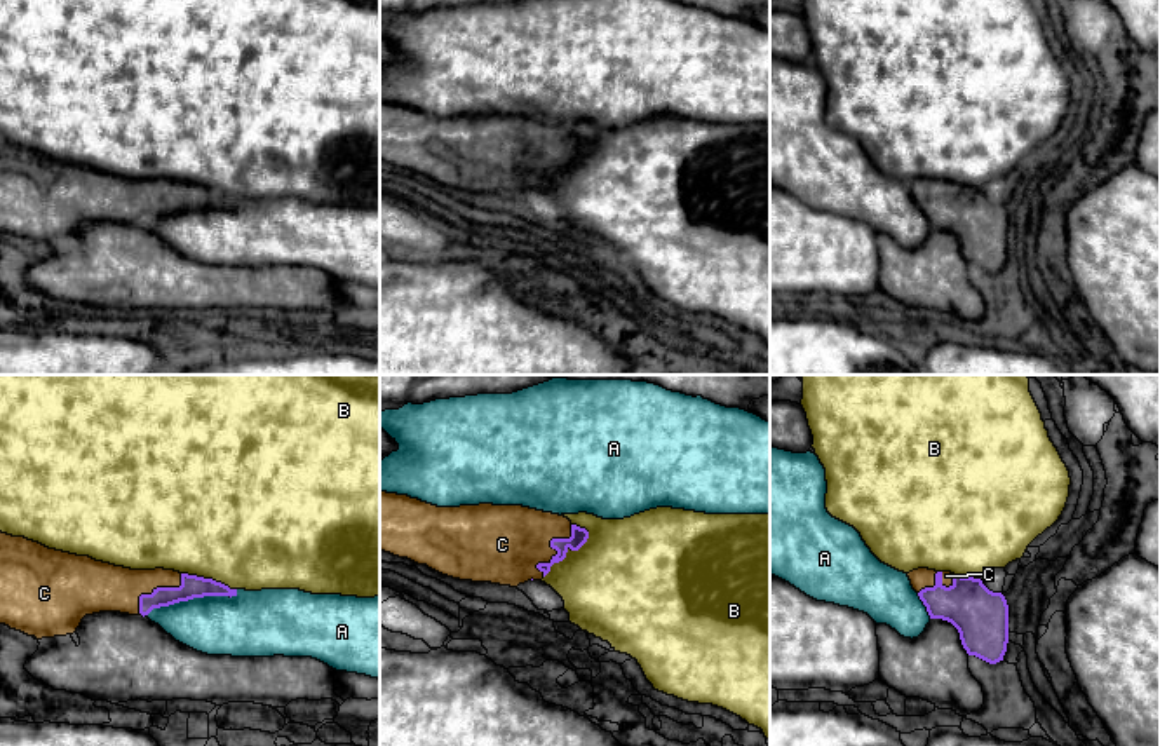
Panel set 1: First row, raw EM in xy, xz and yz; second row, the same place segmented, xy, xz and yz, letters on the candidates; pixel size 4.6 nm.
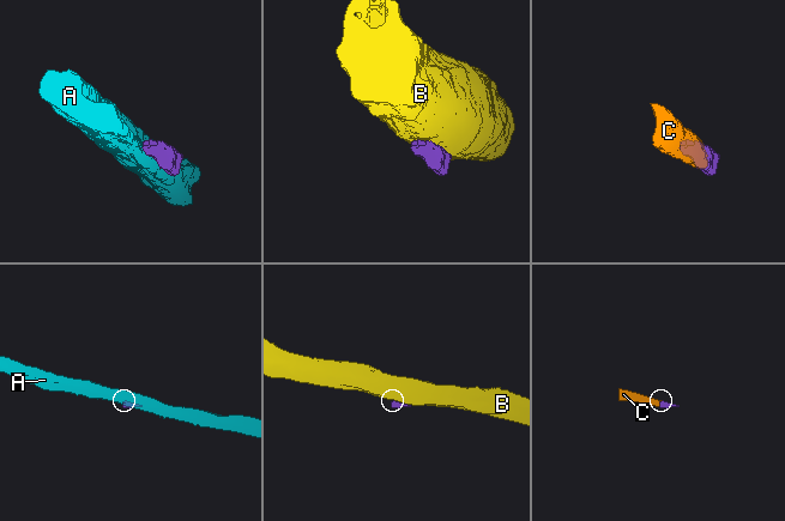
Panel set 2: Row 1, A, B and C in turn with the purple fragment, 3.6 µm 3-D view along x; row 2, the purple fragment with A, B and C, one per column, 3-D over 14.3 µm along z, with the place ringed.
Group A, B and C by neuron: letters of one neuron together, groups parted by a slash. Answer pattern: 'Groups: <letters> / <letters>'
Groups: A / B / C

